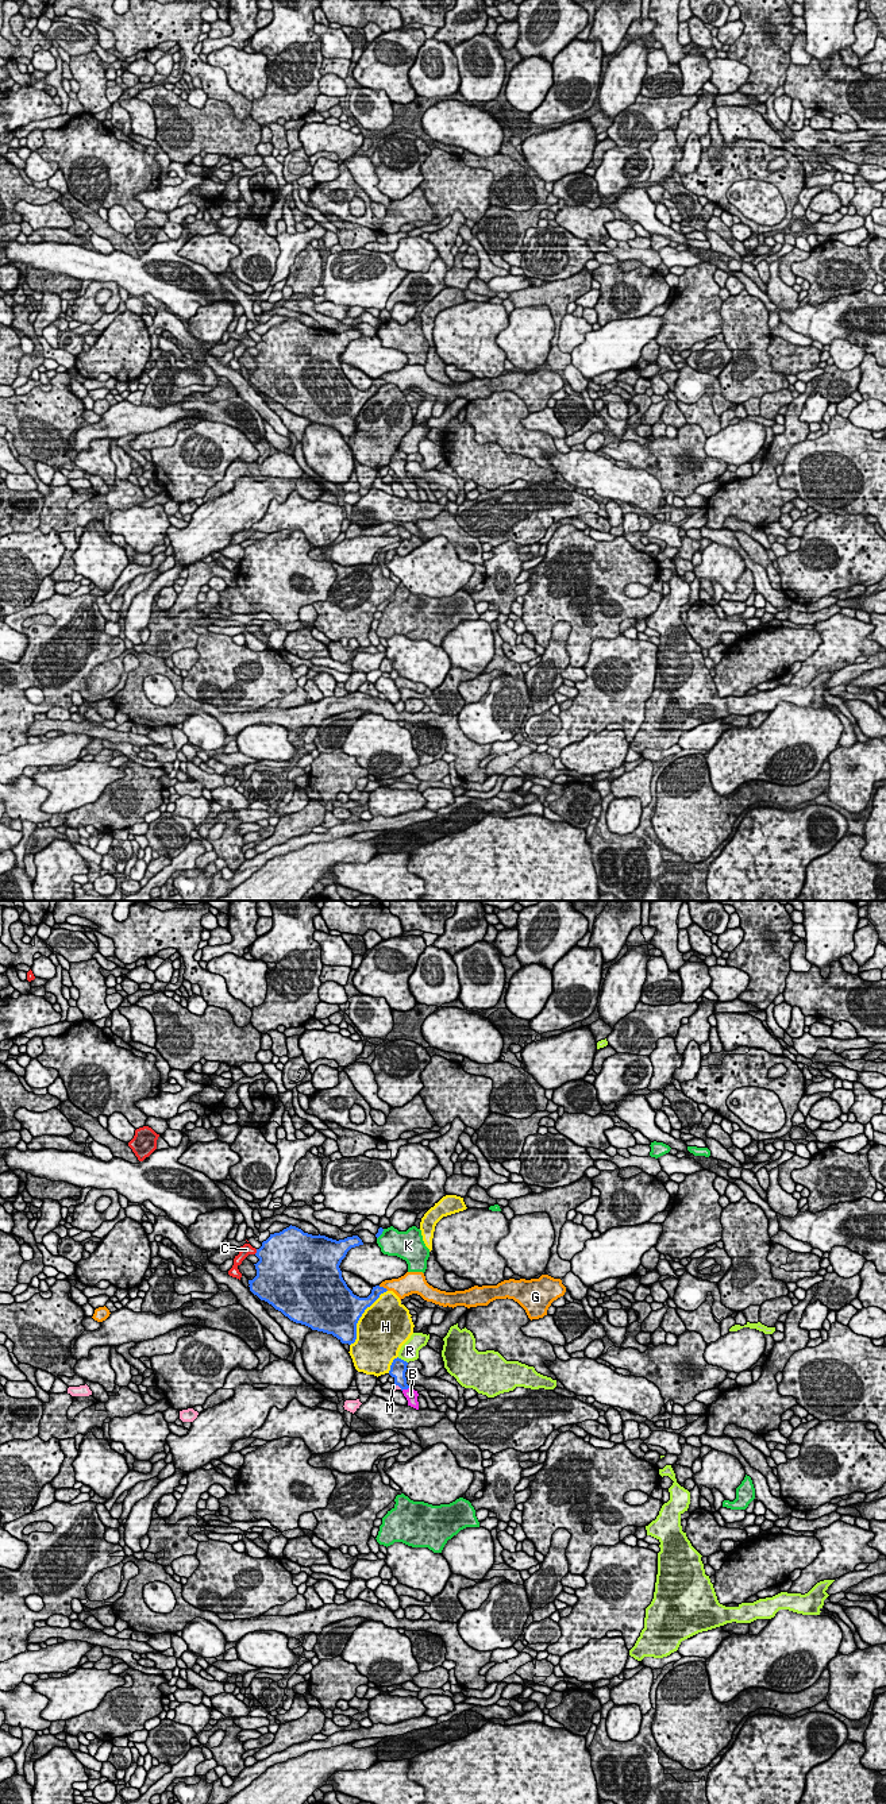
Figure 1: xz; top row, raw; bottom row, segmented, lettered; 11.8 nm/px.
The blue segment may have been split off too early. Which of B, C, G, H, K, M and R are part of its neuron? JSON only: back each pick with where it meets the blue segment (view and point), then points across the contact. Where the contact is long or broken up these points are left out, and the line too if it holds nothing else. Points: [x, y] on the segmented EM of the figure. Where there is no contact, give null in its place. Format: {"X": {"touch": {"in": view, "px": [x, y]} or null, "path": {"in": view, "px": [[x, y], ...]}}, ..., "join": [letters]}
{"B": {"touch": {"in": "xz", "px": [405, 1388]}, "path": {"in": "xz", "px": [[397, 1369], [405, 1388], [411, 1395]]}}, "join": ["B"]}

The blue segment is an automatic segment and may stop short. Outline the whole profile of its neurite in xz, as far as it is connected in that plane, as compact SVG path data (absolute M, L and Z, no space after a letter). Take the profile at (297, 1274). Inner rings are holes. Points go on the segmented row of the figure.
M290 1225L280 1233L270 1234L257 1249L255 1256L259 1261L254 1264L257 1276L249 1280L250 1291L290 1321L332 1334L342 1344L351 1345L357 1339L357 1323L365 1310L388 1291L375 1285L367 1298L359 1298L347 1287L339 1265L347 1252L359 1245L363 1242L358 1236L336 1241L304 1233Z

